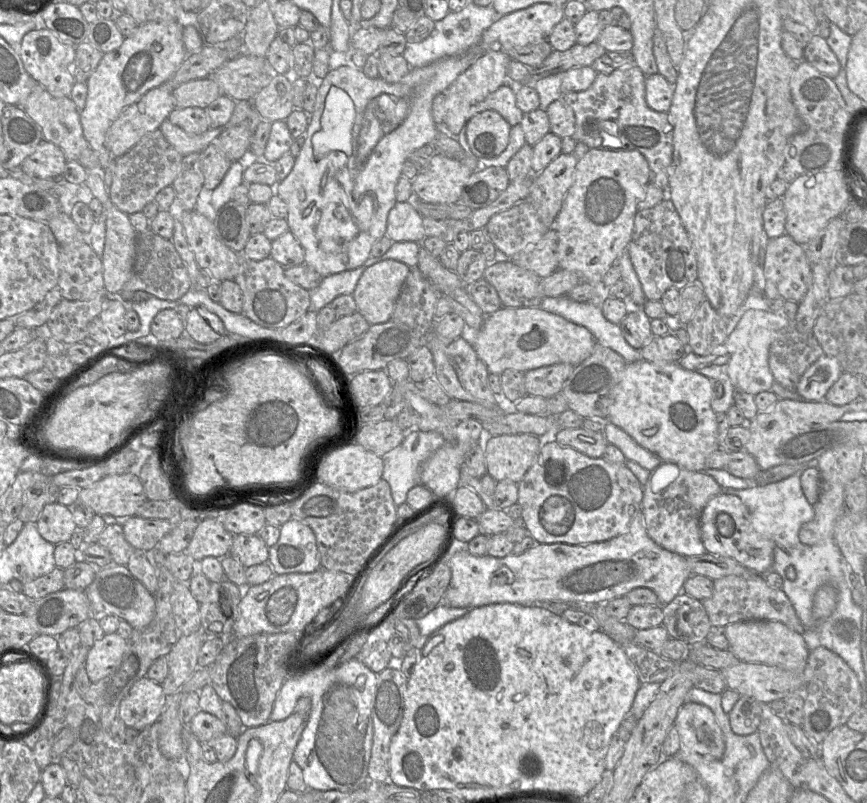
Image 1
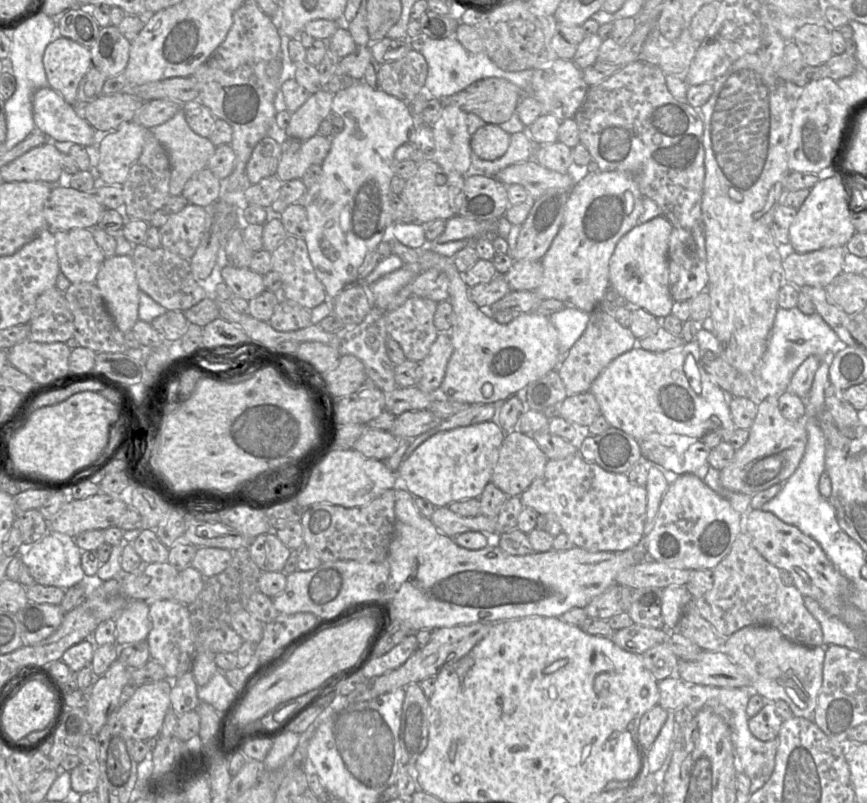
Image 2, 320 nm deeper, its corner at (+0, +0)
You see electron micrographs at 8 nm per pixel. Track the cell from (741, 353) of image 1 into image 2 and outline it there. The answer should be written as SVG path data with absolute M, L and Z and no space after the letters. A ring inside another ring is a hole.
M797 307L777 310L768 346L761 362L753 372L753 399L756 405L769 396L780 396L788 391L791 378L797 368L809 356L830 357L841 342L834 330L816 312L806 315Z

